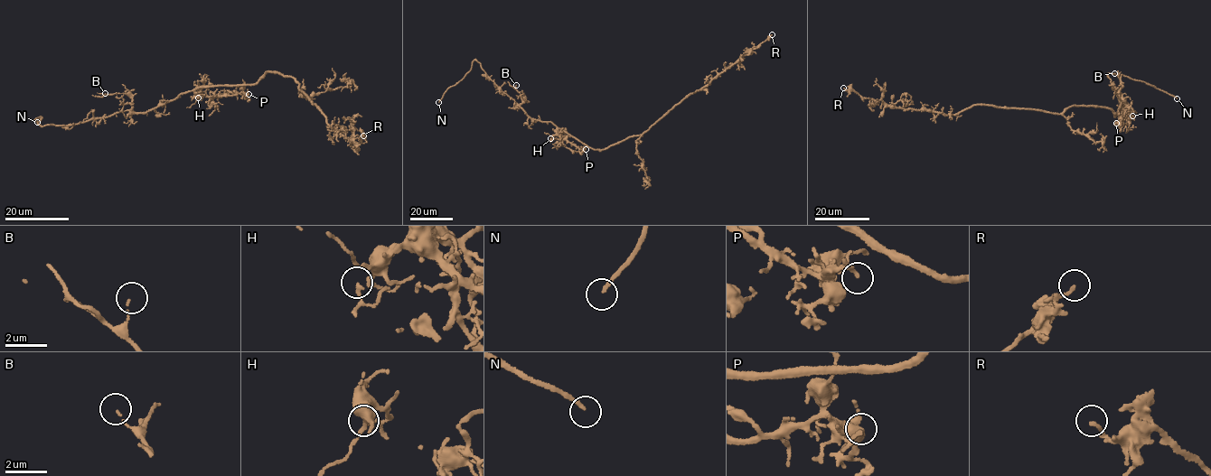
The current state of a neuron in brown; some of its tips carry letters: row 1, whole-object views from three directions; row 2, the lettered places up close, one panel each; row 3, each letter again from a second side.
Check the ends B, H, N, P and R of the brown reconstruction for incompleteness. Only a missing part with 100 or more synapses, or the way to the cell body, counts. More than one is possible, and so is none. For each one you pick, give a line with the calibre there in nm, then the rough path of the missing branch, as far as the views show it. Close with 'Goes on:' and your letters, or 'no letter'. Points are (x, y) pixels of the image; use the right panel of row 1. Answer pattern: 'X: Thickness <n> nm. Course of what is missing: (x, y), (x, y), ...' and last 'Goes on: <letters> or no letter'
N: Thickness 170 nm
Goes on: N

